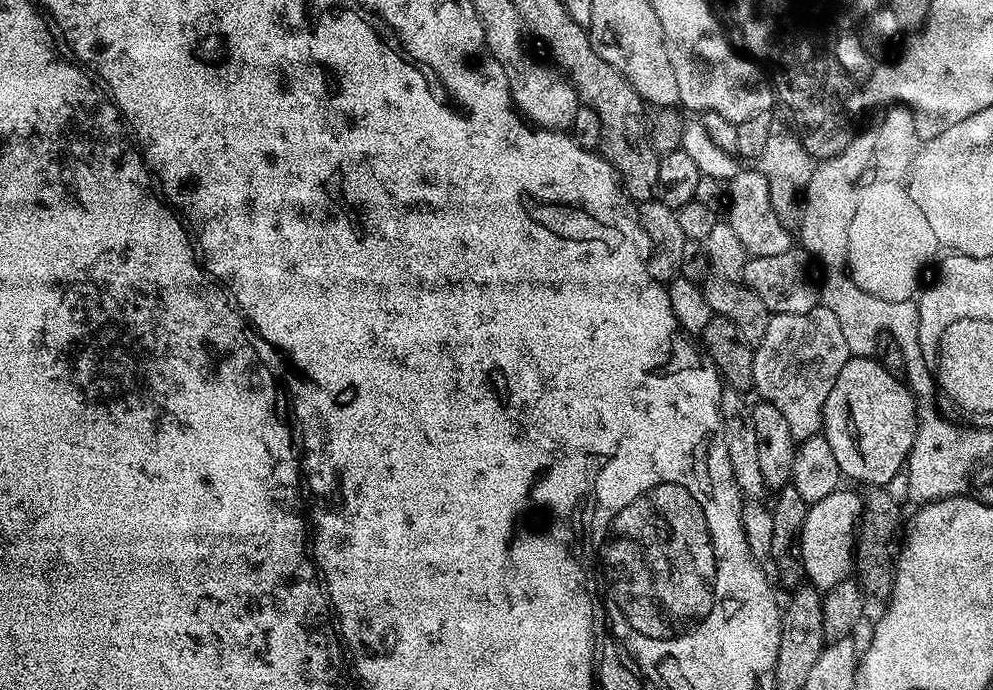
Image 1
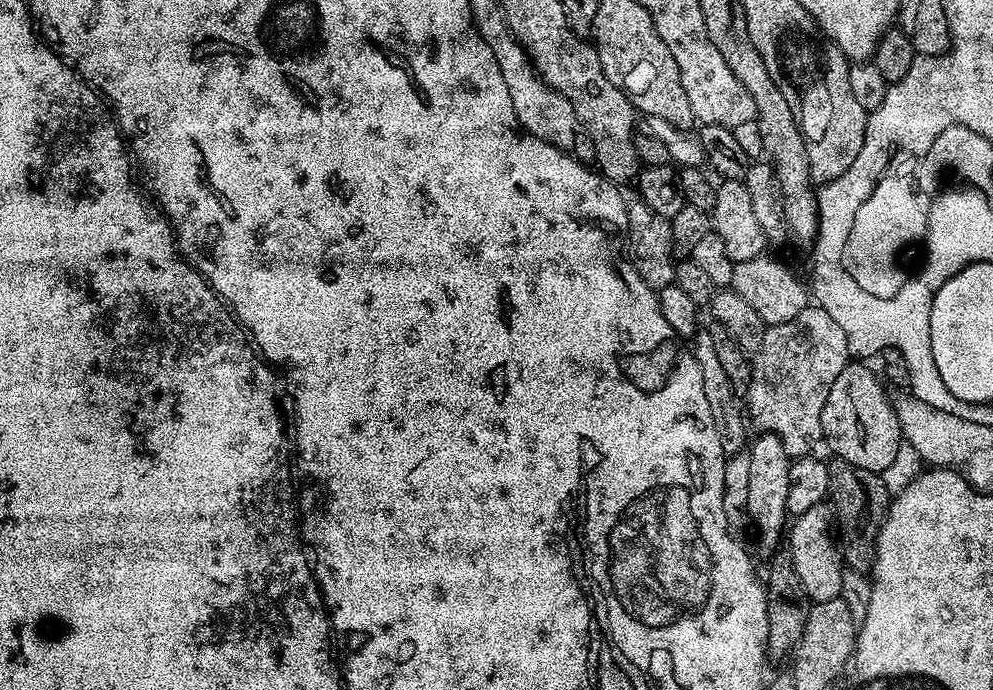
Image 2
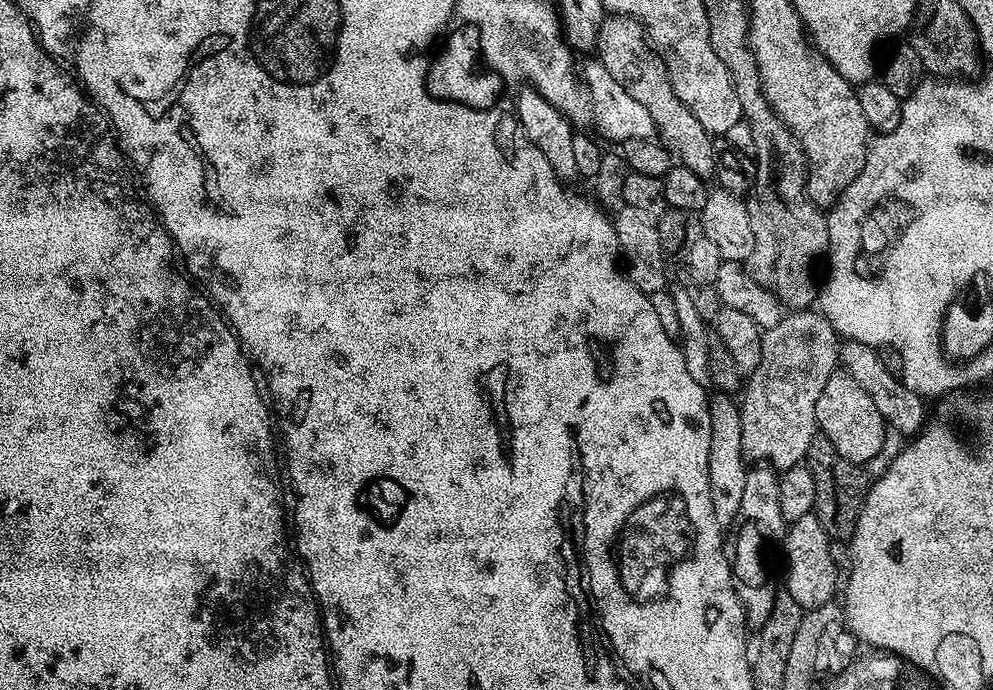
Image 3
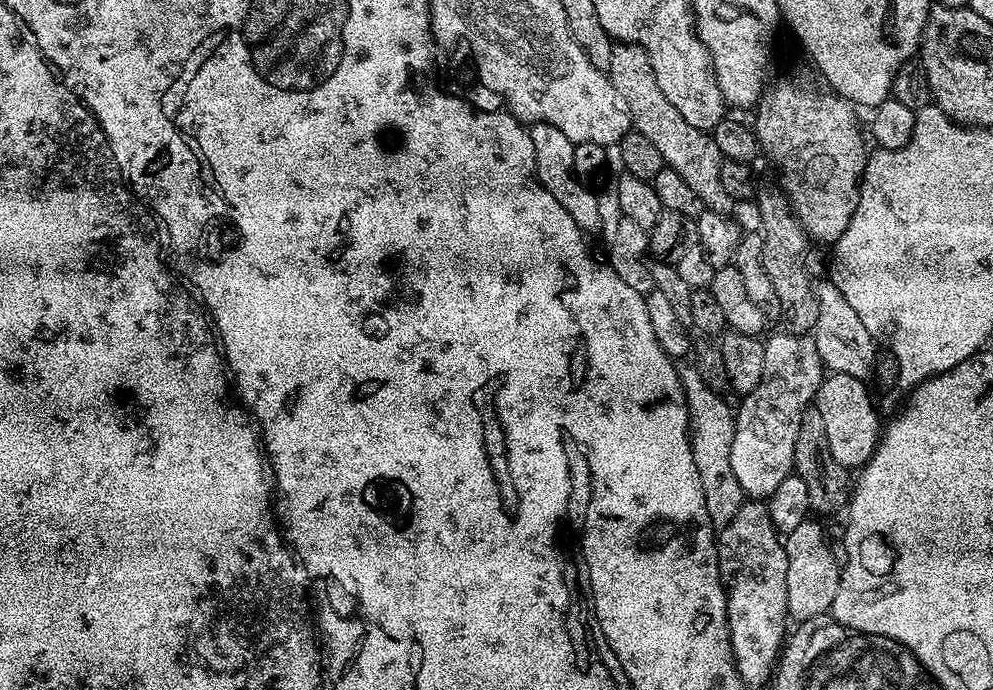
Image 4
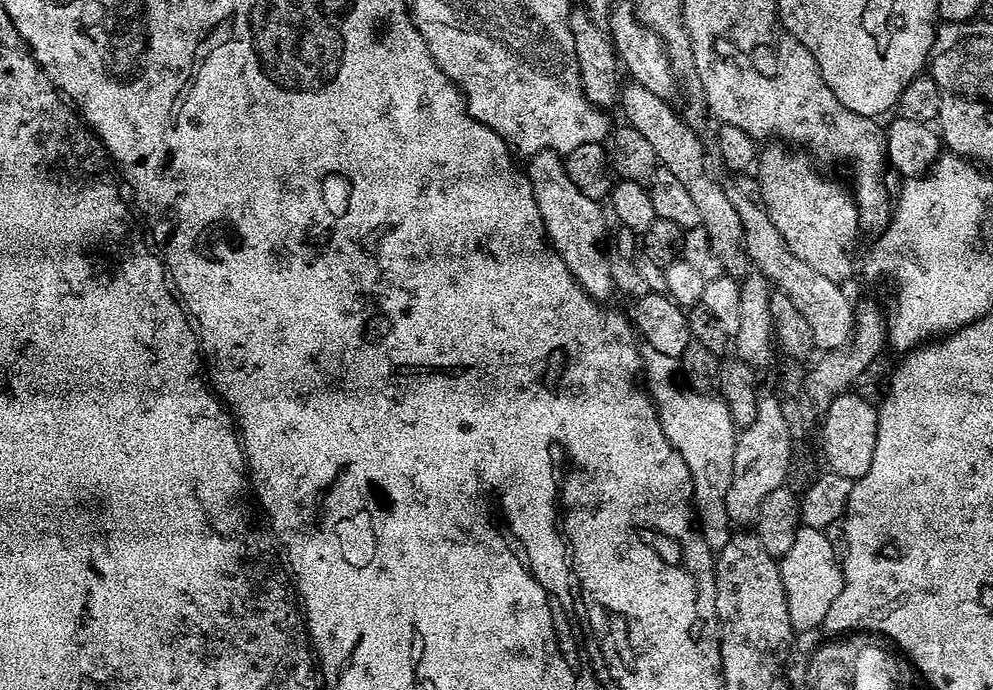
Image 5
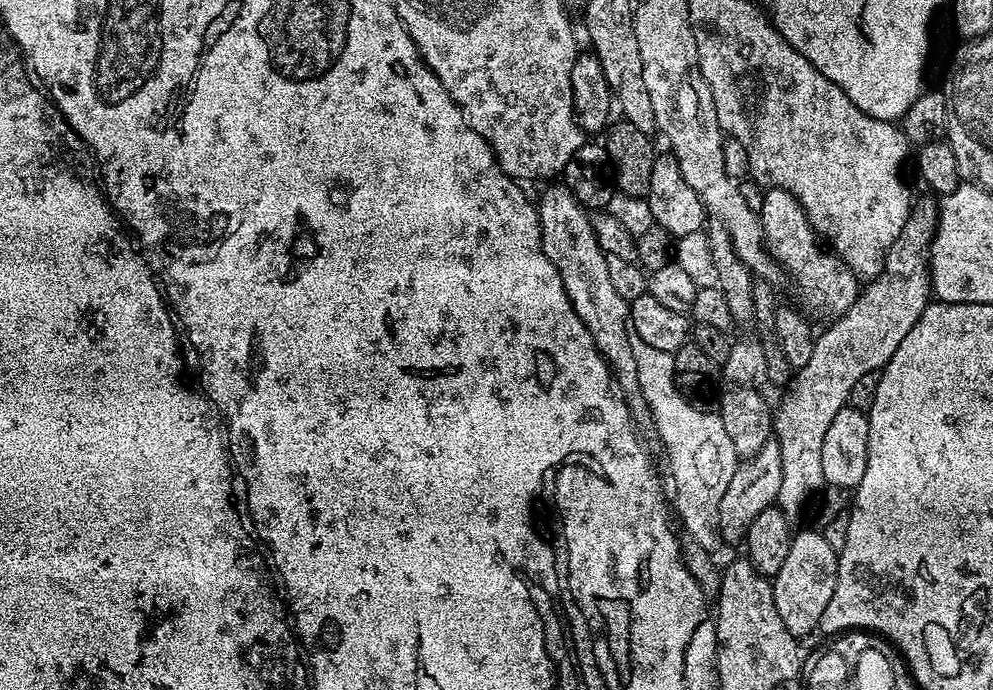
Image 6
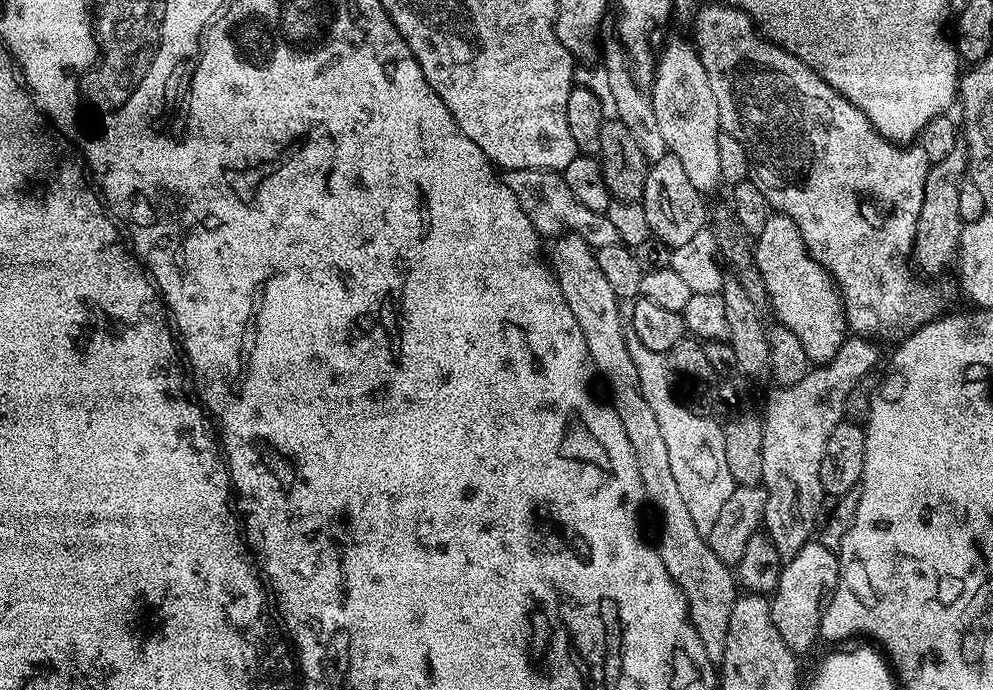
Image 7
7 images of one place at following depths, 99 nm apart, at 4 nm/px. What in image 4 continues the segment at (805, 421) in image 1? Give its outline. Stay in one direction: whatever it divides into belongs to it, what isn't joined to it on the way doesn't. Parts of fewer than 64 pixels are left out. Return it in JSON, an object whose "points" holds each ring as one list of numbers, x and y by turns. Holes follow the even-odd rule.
{"points":[[780,330,777,336,764,340,764,376,754,386,754,390,743,397,740,409,735,409,736,429,734,442,730,446,730,470,738,478,745,497,763,501,772,496,782,478,793,475,794,442,798,439,798,422,801,411,813,403,815,394,824,380,826,369,816,349,816,341,811,335,799,336,787,330]]}

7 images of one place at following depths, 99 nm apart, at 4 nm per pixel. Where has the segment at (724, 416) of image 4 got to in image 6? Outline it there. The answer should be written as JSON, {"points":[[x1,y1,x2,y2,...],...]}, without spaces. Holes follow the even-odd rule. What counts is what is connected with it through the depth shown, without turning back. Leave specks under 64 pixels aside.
{"points":[[635,334,630,338,630,346,634,346,634,358,638,361,640,389,652,411,659,443,664,443,664,452,672,467,672,480,676,483,676,504,684,508,687,535,698,542,698,546,715,553,716,547,724,544,720,533,722,494,726,494,726,486,730,486,730,478,734,478,738,463,734,442,730,442,730,437,726,435,726,426,722,426,719,411,703,412,702,409,695,408,676,389,678,373,673,353,657,350,647,342,642,342,642,338]]}

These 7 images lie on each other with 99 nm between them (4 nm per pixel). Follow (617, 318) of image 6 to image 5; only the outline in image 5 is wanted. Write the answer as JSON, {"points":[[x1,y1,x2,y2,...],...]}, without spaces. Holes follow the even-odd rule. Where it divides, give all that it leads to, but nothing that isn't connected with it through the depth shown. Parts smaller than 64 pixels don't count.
{"points":[[542,150,527,157,526,164,526,175,534,190,534,202,538,202,538,214,542,214,548,243,560,255,566,270,570,270,584,293,594,301,605,302,614,296,614,289,610,278,609,253,604,252,604,212,600,209,601,201,586,198,586,194,582,194,582,190,570,182,564,156,559,152]]}

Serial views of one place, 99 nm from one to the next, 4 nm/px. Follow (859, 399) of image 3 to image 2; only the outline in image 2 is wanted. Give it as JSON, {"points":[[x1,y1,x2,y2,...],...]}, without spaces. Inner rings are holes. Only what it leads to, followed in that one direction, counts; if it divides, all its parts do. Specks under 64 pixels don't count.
{"points":[[850,362,842,374,834,378,834,386,830,386,830,394,826,394,826,406,822,406,823,439,832,447,833,457,862,470,884,474,902,449,902,437,881,377,864,364,867,363]]}

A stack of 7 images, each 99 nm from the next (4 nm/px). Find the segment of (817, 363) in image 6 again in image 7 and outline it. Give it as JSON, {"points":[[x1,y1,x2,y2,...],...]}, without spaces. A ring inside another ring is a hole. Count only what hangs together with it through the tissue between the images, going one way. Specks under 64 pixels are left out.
{"points":[[963,143,956,144,954,150,942,162,931,165,926,174,926,186,922,194,922,210,916,219,916,236,912,239,911,263,917,273,925,272,934,276,942,271,960,247,962,221,958,210,960,184,966,180,968,170,968,149],[849,335,843,346,834,354,832,360,824,364,809,367,808,372,802,378,802,382,794,382,794,386,785,388,773,387,768,401,762,411,762,487,766,494,764,503,763,531,774,542,774,550,778,550,781,561,786,562,802,550,813,539,821,519,820,507,826,503,824,487,820,481,822,474,822,454,826,454,826,438,830,438,830,430,838,426,845,419,844,407,846,406,846,394,854,390,858,378,869,375,872,367,880,360,880,352,875,348,871,339]]}

